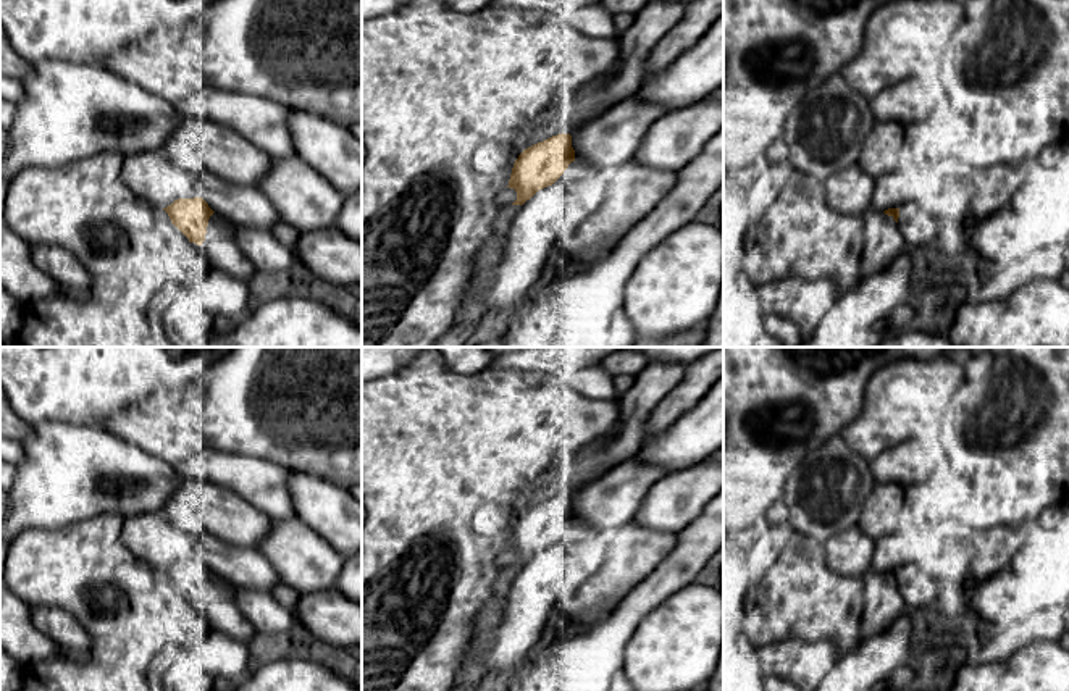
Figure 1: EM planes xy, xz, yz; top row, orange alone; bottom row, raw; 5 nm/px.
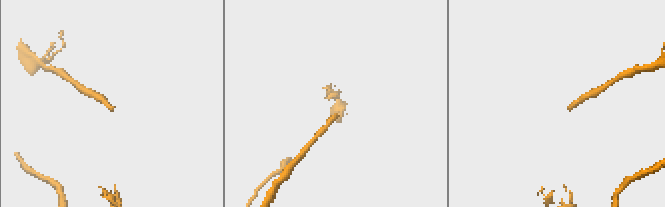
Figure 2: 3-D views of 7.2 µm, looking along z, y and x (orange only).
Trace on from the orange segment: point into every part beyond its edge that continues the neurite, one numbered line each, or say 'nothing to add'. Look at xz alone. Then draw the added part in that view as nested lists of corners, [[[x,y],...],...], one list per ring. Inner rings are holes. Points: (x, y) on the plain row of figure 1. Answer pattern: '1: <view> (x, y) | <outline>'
nothing to add

